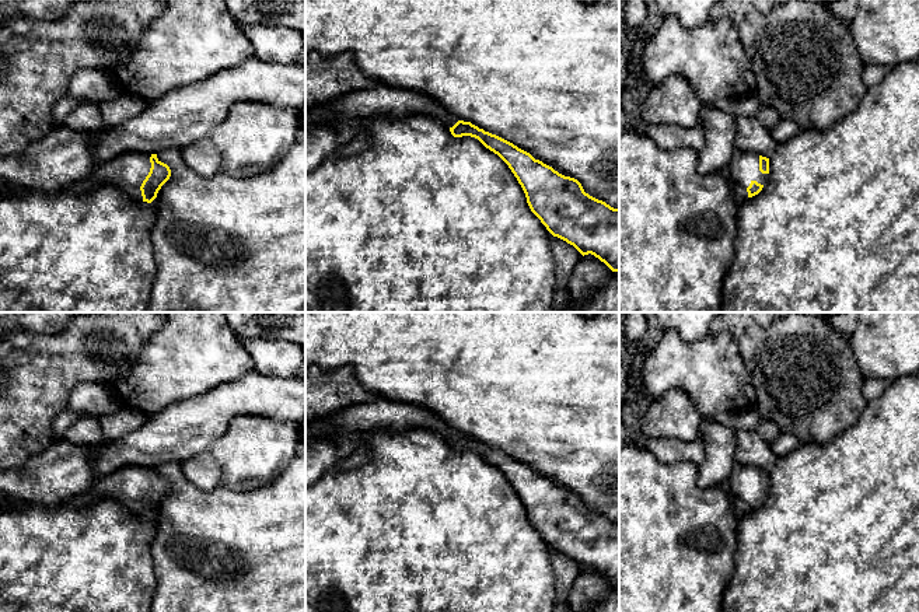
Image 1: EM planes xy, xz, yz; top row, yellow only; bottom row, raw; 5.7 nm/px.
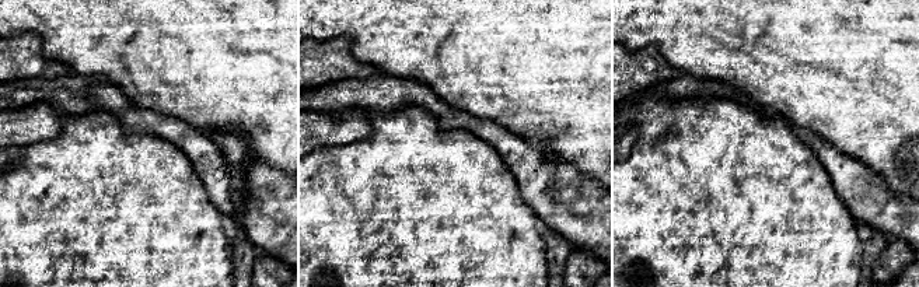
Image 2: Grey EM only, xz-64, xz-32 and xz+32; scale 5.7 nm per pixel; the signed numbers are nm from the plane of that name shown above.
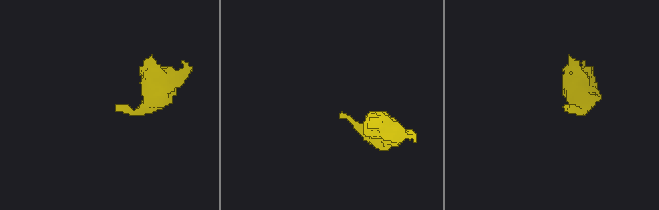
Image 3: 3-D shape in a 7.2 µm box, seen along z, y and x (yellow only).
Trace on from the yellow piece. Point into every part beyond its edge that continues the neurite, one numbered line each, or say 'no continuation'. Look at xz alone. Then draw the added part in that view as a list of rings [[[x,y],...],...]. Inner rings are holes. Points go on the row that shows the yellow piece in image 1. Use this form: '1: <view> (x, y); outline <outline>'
1: xz (385, 101); outline [[[380,85],[359,90],[329,99],[319,106],[305,111],[305,125],[325,123],[338,118],[401,118],[422,113],[452,127],[458,119],[436,99],[415,91]]]

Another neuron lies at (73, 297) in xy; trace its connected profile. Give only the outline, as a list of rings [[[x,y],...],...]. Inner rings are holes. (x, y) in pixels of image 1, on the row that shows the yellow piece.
[[[102,182],[99,186],[73,192],[63,189],[55,193],[35,193],[0,197],[0,312],[148,312],[151,284],[157,272],[150,230],[157,211],[153,203],[134,203],[116,183]]]

